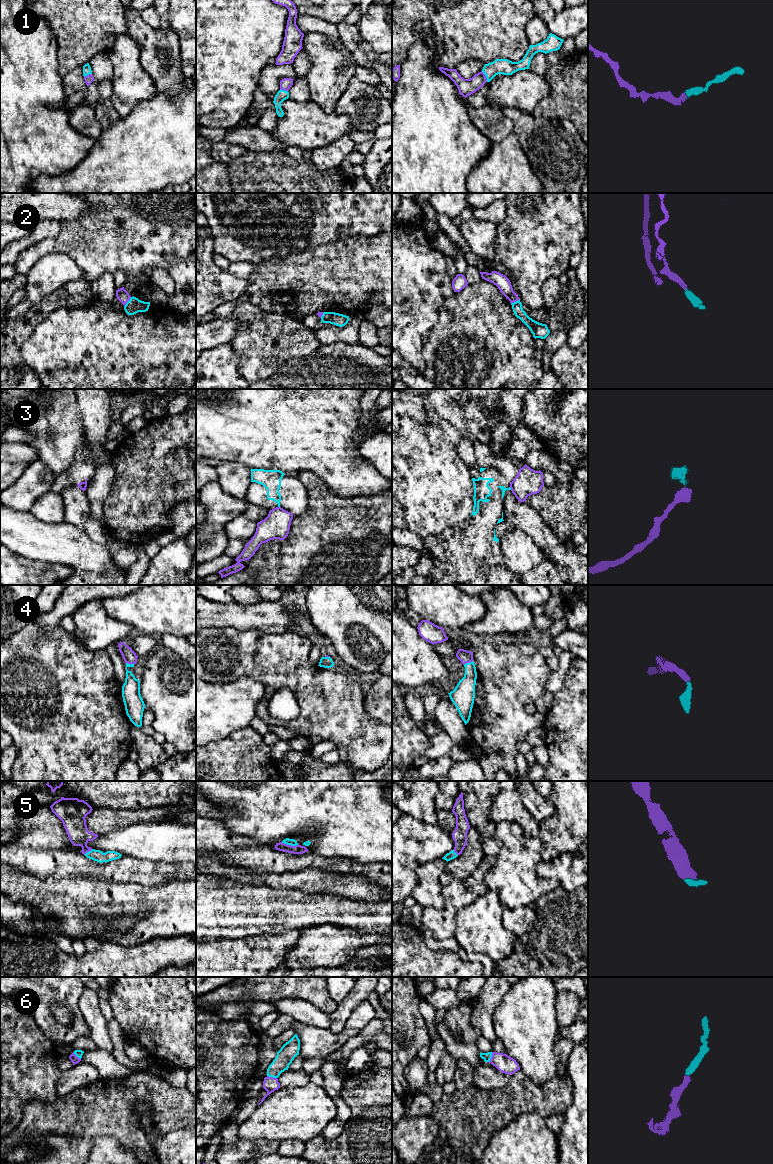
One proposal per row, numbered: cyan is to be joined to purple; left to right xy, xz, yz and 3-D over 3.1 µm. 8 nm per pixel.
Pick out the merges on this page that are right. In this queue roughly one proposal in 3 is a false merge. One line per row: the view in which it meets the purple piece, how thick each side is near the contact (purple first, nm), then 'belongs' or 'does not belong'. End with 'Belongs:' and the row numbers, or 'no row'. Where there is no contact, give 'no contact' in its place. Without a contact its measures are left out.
1: contact in yz; calibres 140 and 130 nm; belongs
2: contact in xy; calibres 100 and 120 nm; does not belong
3: contact in yz; calibres 200 and 40 nm; does not belong
4: contact in yz; calibres 100 and 180 nm; belongs
5: contact in xz; calibres 80 and 60 nm; belongs
6: contact in xz; calibres 120 and 140 nm; belongs
Belongs: 1, 4, 5, 6

